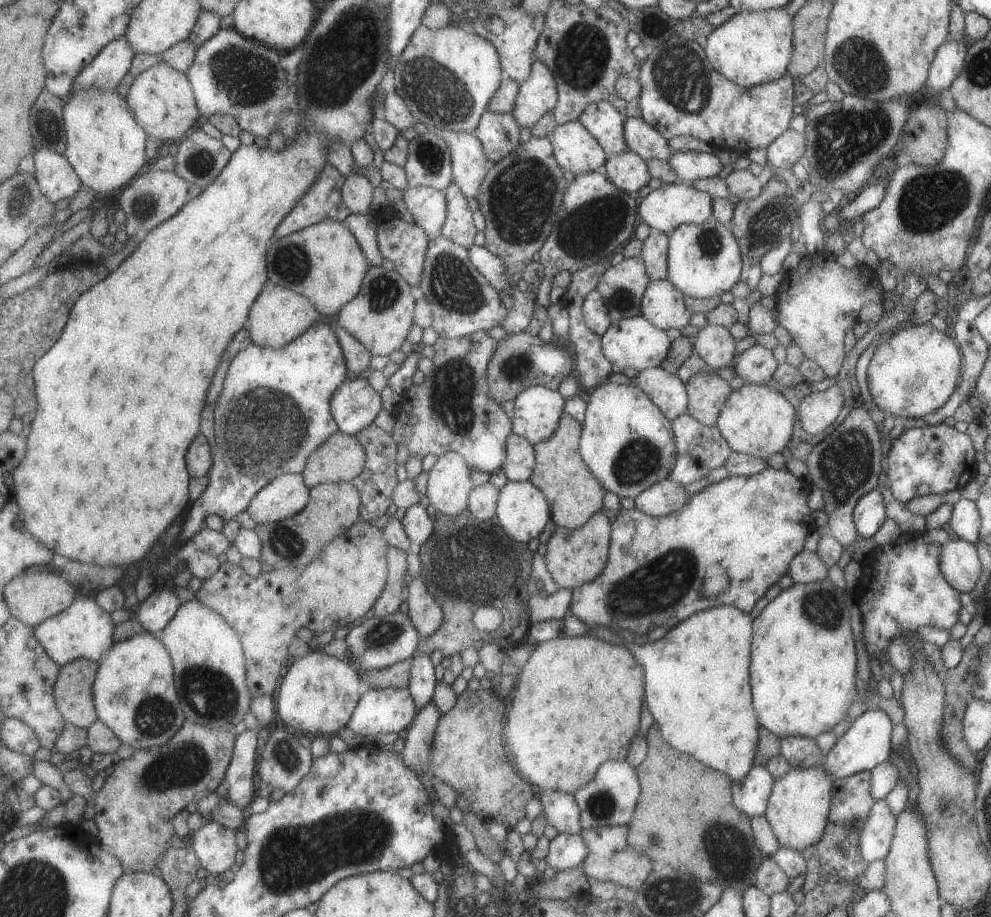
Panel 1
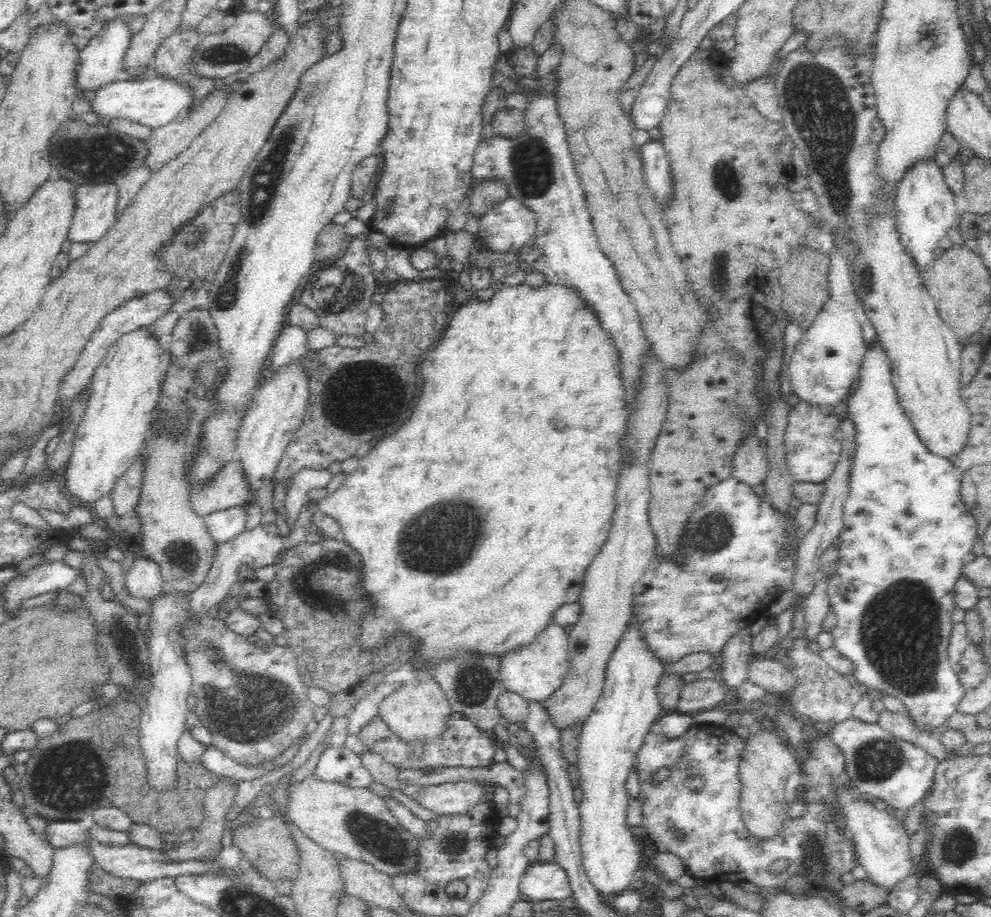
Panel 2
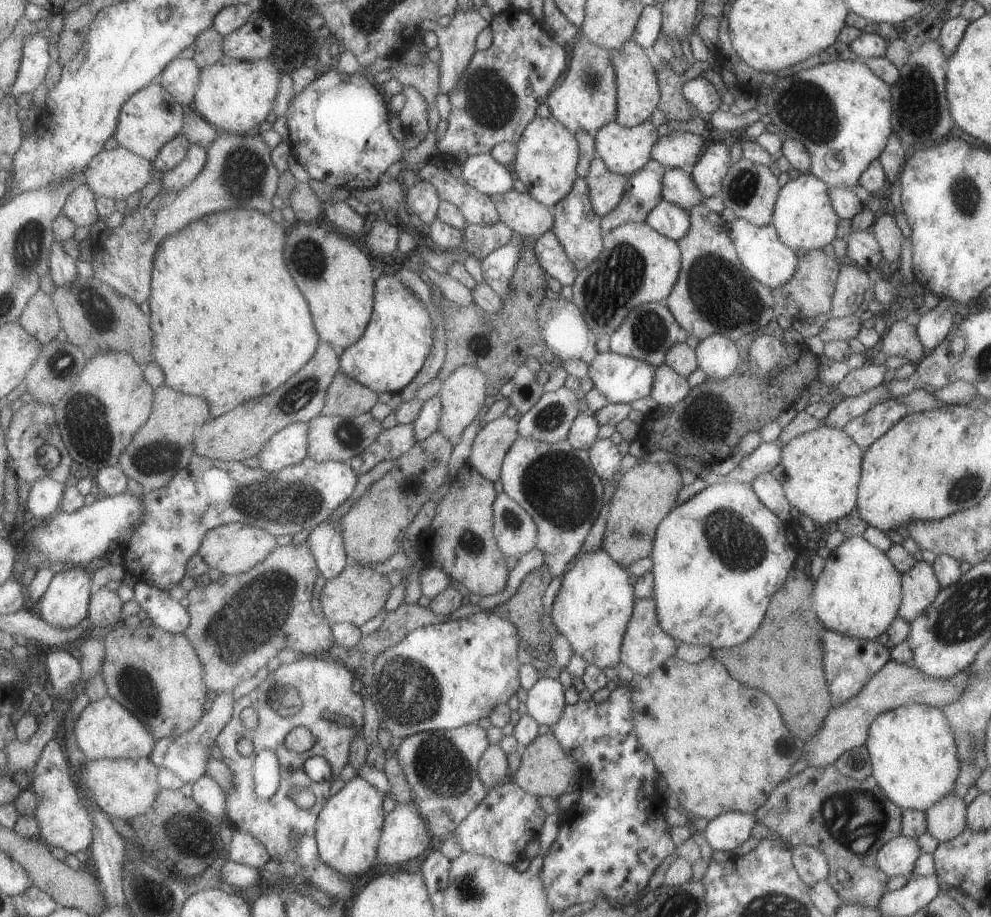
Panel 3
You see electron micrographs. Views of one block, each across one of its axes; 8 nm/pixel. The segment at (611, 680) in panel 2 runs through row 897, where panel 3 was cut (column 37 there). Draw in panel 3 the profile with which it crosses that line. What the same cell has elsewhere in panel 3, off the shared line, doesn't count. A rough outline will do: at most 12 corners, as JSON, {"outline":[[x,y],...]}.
{"outline":[[92,568],[54,576],[33,606],[61,628],[88,623]]}

